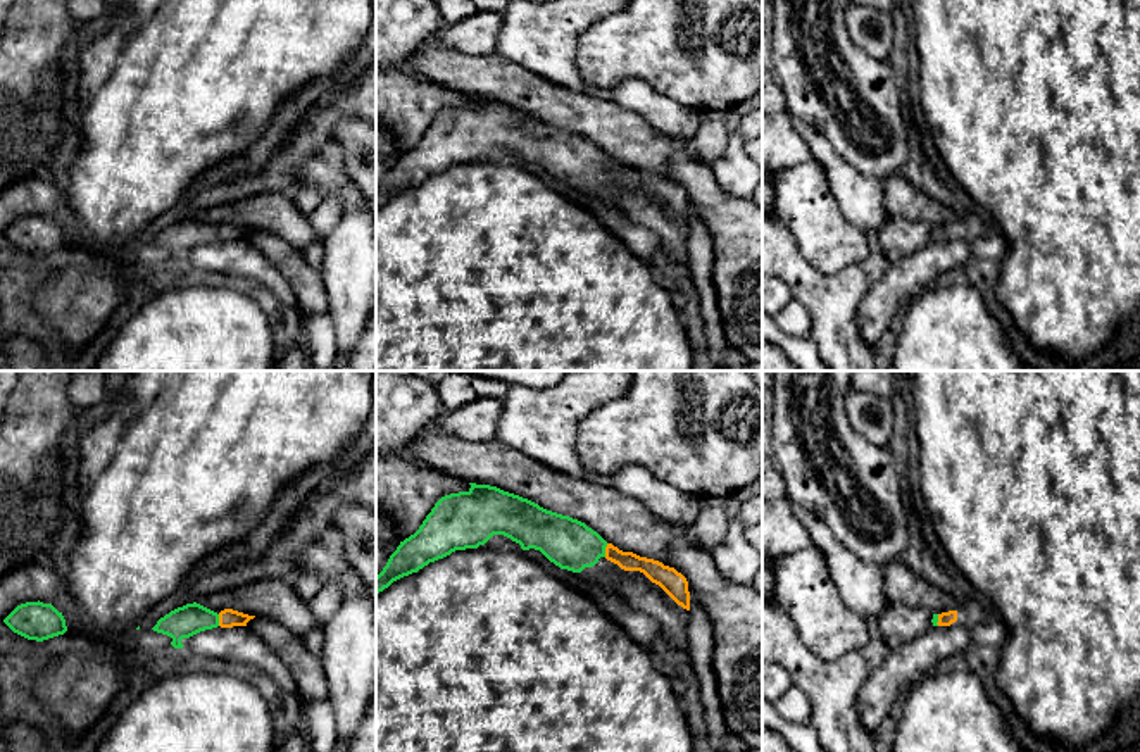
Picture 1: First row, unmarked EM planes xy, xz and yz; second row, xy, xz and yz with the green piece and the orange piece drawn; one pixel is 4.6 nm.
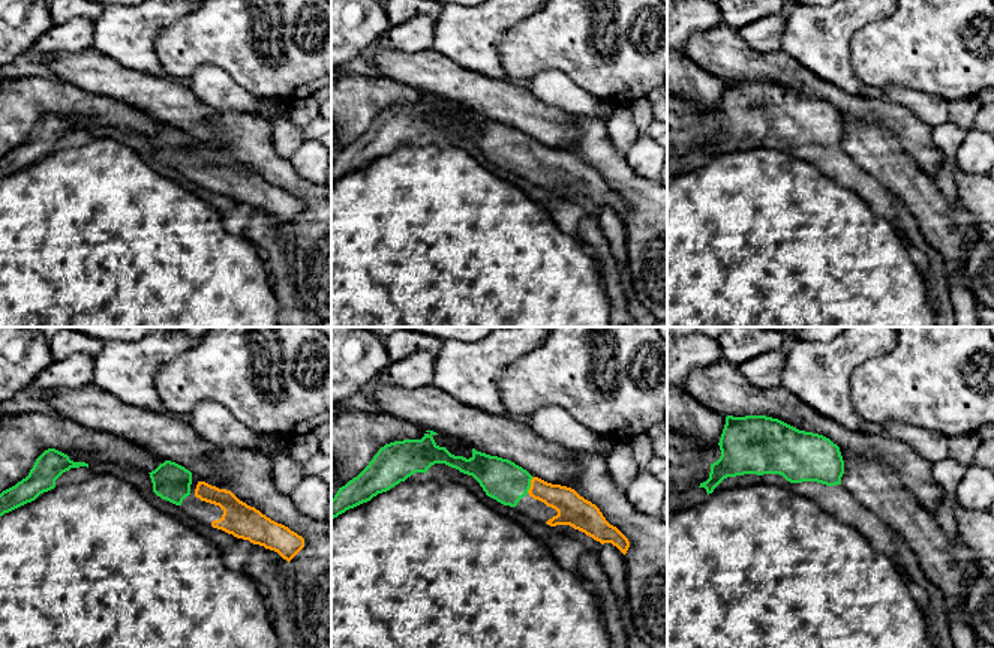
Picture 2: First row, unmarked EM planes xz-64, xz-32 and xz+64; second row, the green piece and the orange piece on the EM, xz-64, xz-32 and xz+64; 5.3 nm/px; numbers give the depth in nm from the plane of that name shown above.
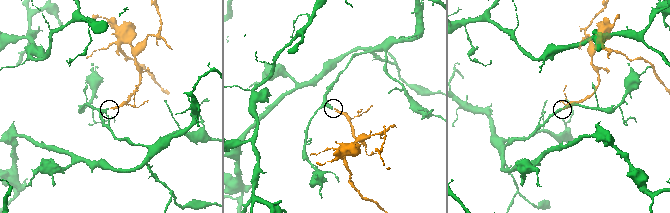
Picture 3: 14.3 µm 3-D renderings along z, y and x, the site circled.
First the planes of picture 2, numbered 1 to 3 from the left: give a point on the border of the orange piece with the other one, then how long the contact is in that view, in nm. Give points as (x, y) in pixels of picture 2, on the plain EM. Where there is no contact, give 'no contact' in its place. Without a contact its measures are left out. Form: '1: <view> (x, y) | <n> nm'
1: no contact
2: xz-32 (529, 149) | 90 nm
3: no contact

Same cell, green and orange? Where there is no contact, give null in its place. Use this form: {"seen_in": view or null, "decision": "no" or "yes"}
{"seen_in": "xz", "decision": "yes"}

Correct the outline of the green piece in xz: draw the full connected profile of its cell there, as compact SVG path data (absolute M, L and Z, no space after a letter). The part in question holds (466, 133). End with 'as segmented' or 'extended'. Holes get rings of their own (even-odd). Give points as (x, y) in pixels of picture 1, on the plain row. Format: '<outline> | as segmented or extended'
M469 98L467 105L442 110L419 143L400 155L376 190L376 209L429 176L455 164L478 162L493 148L504 148L523 164L540 164L550 176L573 186L595 179L600 171L624 185L640 185L690 224L688 195L674 181L623 166L585 136L547 124L528 112L490 98Z | extended

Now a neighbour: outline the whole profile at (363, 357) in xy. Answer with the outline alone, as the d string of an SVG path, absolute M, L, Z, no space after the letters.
M376 304L362 336L354 345L347 371L376 371Z

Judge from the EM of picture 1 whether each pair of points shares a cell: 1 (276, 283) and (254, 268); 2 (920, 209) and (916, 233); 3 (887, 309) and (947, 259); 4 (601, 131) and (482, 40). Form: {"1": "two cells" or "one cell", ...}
{"1": "one cell", "2": "two cells", "3": "one cell", "4": "two cells"}

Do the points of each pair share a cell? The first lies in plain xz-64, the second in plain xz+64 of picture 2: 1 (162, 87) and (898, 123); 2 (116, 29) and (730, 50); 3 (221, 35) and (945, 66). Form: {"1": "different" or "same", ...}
{"1": "same", "2": "different", "3": "same"}

